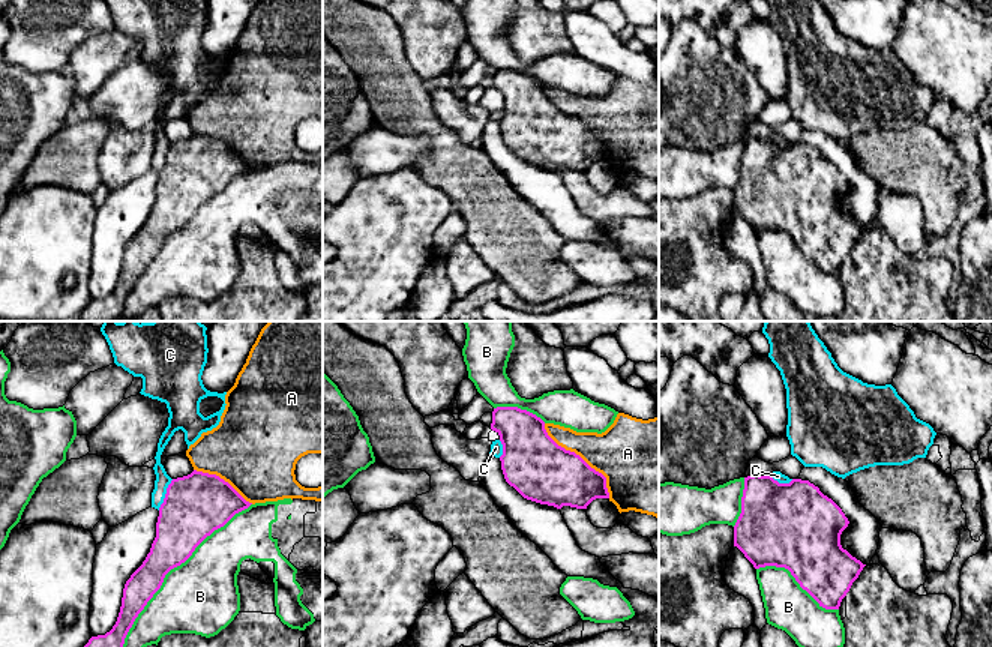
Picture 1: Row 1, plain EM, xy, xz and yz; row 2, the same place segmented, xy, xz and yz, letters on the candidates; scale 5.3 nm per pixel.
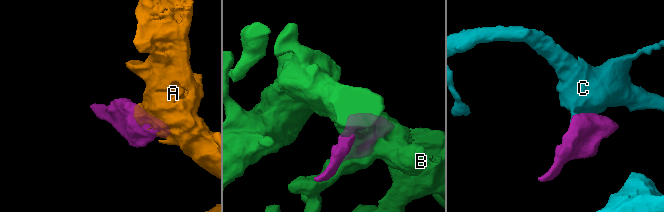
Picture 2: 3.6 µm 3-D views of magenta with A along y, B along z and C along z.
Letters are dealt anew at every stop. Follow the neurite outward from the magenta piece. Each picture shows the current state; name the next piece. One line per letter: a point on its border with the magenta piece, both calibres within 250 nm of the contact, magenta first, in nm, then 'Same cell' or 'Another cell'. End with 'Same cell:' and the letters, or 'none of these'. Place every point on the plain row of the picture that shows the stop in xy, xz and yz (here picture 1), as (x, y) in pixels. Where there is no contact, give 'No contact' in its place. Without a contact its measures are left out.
A: Touches magenta at xz (580, 120). Thickness 340 nm (magenta) against 340 nm. Another cell
B: Touches magenta at xy (168, 234). Thickness 260 nm (magenta) against 400 nm. Another cell
C: Touches magenta at xy (165, 158). Thickness 340 nm (magenta) against 80 nm. Another cell
Same cell: none of these

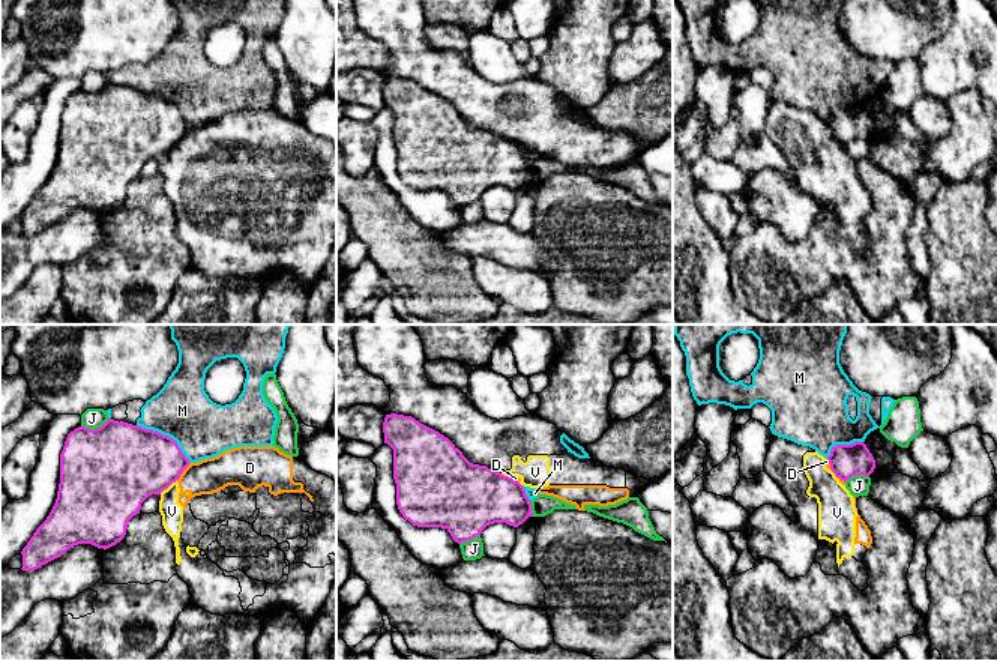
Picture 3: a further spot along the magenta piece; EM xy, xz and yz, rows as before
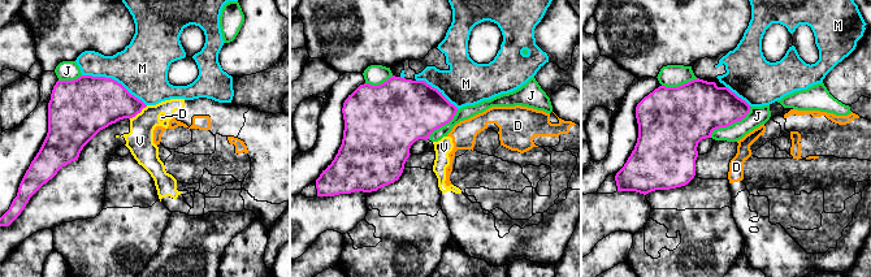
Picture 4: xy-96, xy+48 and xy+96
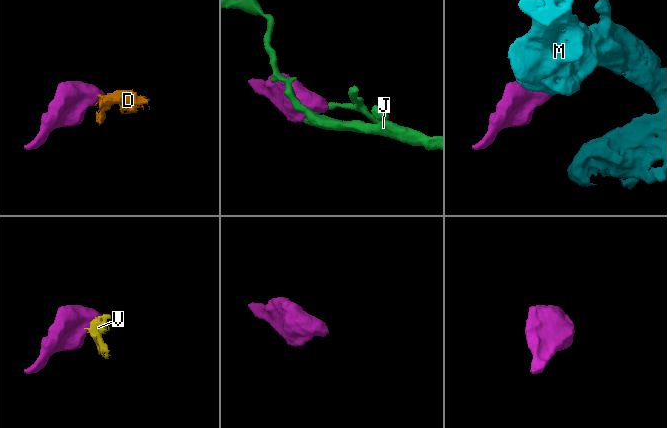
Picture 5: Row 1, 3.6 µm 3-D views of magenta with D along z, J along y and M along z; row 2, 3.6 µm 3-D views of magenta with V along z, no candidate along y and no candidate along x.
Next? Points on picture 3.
D: Touches magenta at xy (183, 132). Thickness 360 nm (magenta) against 190 nm. Another cell
J: Touches magenta at xy (96, 92). Thickness 500 nm (magenta) against 110 nm. Another cell
M: Touches magenta at xy (167, 99). Thickness 400 nm (magenta) against 320 nm. Another cell
V: Touches magenta at xy (167, 150). Thickness 420 nm (magenta) against 120 nm. Another cell
Same cell: none of these

